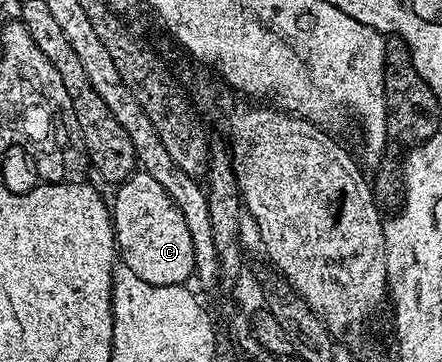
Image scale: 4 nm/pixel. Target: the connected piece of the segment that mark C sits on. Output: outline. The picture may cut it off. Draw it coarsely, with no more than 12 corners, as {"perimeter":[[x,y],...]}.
{"perimeter":[[144,172],[112,198],[121,265],[157,286],[194,274],[192,235]]}

